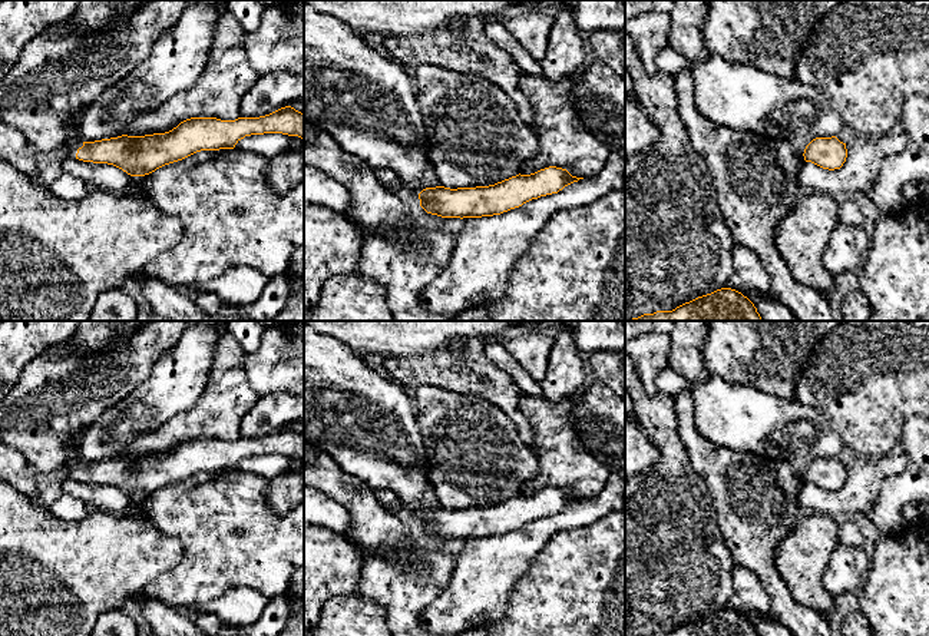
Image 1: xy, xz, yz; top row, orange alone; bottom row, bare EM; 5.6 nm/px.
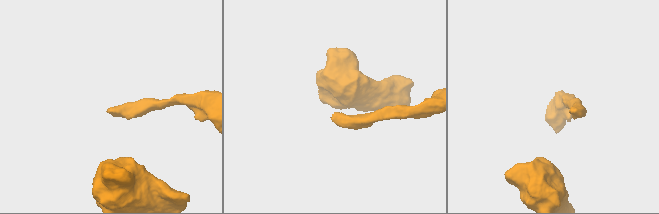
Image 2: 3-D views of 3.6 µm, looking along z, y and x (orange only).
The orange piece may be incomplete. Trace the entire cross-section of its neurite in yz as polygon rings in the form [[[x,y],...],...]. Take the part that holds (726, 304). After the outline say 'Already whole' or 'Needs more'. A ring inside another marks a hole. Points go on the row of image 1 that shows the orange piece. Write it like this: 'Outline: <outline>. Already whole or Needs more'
Outline: [[[721,288],[672,311],[644,314],[631,321],[763,321],[754,304],[741,292]]]. Already whole

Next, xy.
Outline: [[[291,106],[259,117],[221,120],[191,117],[165,133],[82,142],[80,119],[67,119],[69,156],[83,162],[113,165],[130,176],[145,176],[201,150],[234,149],[251,135],[282,133],[304,140],[304,115]]]. Needs more

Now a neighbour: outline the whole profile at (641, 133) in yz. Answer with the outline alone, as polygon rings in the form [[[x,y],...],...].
[[[625,95],[625,162],[651,148],[658,138],[659,130],[642,105]]]

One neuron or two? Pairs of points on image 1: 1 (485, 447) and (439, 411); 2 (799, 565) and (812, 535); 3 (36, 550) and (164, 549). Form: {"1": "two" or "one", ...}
{"1": "one", "2": "one", "3": "one"}

